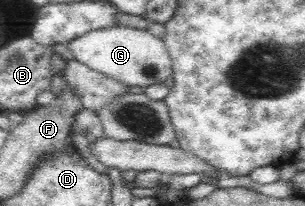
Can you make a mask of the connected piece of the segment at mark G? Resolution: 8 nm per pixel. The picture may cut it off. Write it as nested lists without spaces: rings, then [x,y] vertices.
[[[114,25],[87,32],[70,40],[67,46],[74,54],[74,60],[117,80],[127,88],[153,86],[173,77],[172,58],[165,42],[148,30]]]

